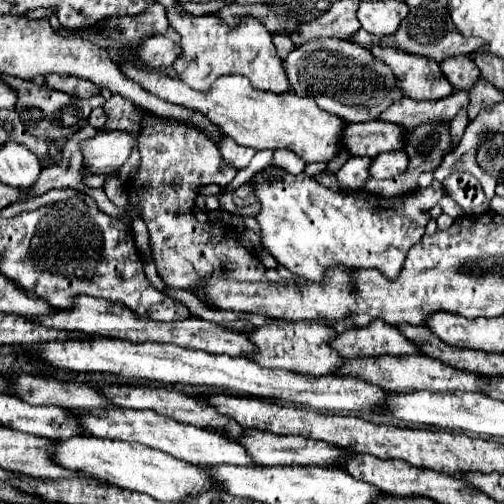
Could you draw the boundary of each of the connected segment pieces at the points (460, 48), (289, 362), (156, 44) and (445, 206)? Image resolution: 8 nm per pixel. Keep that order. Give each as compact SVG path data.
M423 3L415 9L411 9L411 13L407 15L407 19L403 21L401 29L393 35L393 37L373 37L369 35L365 29L359 29L351 41L355 43L371 43L371 41L381 41L383 45L397 45L399 49L407 51L407 53L413 53L413 55L423 55L423 57L429 57L429 59L435 59L435 61L443 61L447 57L457 57L457 55L471 55L471 53L477 53L481 47L485 47L485 43L481 43L481 39L465 39L457 27L453 27L453 21L449 17L449 11L439 5L439 3Z
M269 321L267 325L255 327L253 331L247 333L249 341L257 347L257 353L247 355L247 359L251 359L261 367L279 367L279 369L289 369L293 373L301 373L301 375L315 375L315 377L333 375L333 371L343 365L341 355L329 345L335 335L337 333L333 331L333 327L323 323Z
M155 35L155 37L149 37L145 39L139 49L137 49L137 57L147 65L147 67L153 67L153 69L159 69L159 67L171 67L171 63L175 61L175 57L181 53L179 45L171 43L169 39L161 37L161 35Z
M444 196L444 198L439 201L439 205L444 213L448 214L454 219L465 215L462 208L458 206L449 196Z

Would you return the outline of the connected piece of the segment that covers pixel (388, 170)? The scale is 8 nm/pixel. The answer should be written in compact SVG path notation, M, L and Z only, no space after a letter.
M391 151L391 153L381 153L373 159L369 173L377 179L387 179L387 177L397 177L405 173L409 163L409 157L403 151Z

